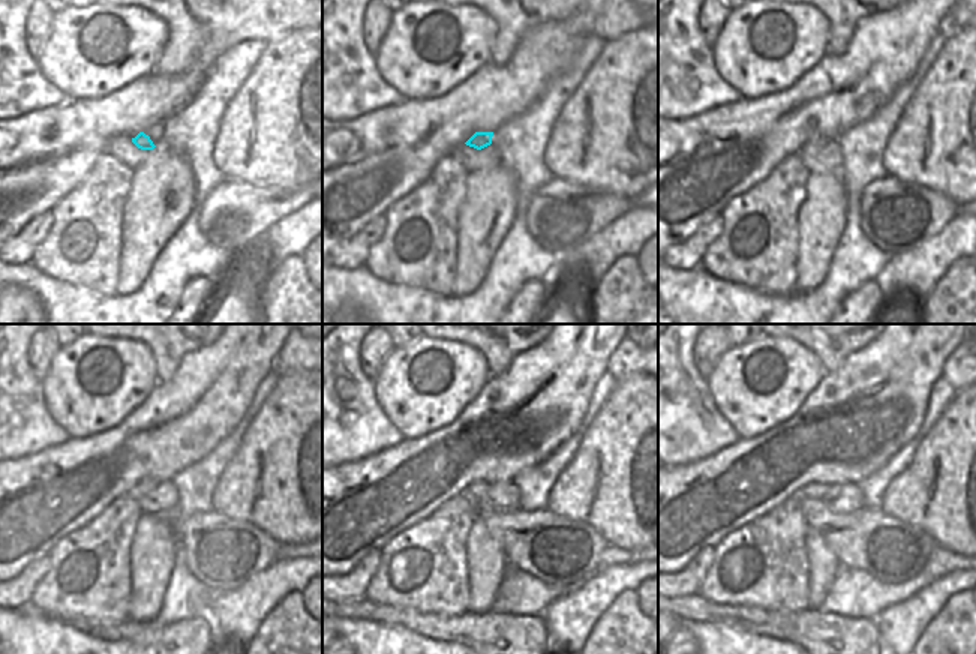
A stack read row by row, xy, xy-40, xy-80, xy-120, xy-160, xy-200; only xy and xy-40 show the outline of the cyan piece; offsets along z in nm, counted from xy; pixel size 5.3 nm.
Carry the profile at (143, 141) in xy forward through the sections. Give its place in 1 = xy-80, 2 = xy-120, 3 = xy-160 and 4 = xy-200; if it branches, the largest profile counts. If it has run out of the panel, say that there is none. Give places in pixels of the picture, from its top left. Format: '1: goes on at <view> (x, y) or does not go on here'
1: goes on at xy-80 (816, 144)
2: goes on at xy-120 (141, 488)
3: goes on at xy-160 (476, 491)
4: goes on at xy-200 (811, 489)

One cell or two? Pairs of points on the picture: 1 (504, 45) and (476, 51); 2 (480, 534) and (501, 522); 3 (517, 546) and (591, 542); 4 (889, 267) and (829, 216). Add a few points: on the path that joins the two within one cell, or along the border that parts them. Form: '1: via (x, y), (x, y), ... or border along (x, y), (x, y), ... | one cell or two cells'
1: border along (488, 15), (496, 26), (492, 57), (489, 60) | two cells
2: border along (477, 518), (499, 545), (505, 561) | two cells
3: via (535, 545), (573, 545) | one cell
4: border along (844, 194), (844, 231), (831, 257), (831, 263) | two cells

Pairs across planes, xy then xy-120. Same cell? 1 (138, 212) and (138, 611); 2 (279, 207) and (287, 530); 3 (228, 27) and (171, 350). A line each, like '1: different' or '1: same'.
1: same
2: different
3: same

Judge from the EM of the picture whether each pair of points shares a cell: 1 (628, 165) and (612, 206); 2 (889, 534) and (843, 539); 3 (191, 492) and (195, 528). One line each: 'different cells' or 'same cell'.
1: different cells
2: same cell
3: different cells

